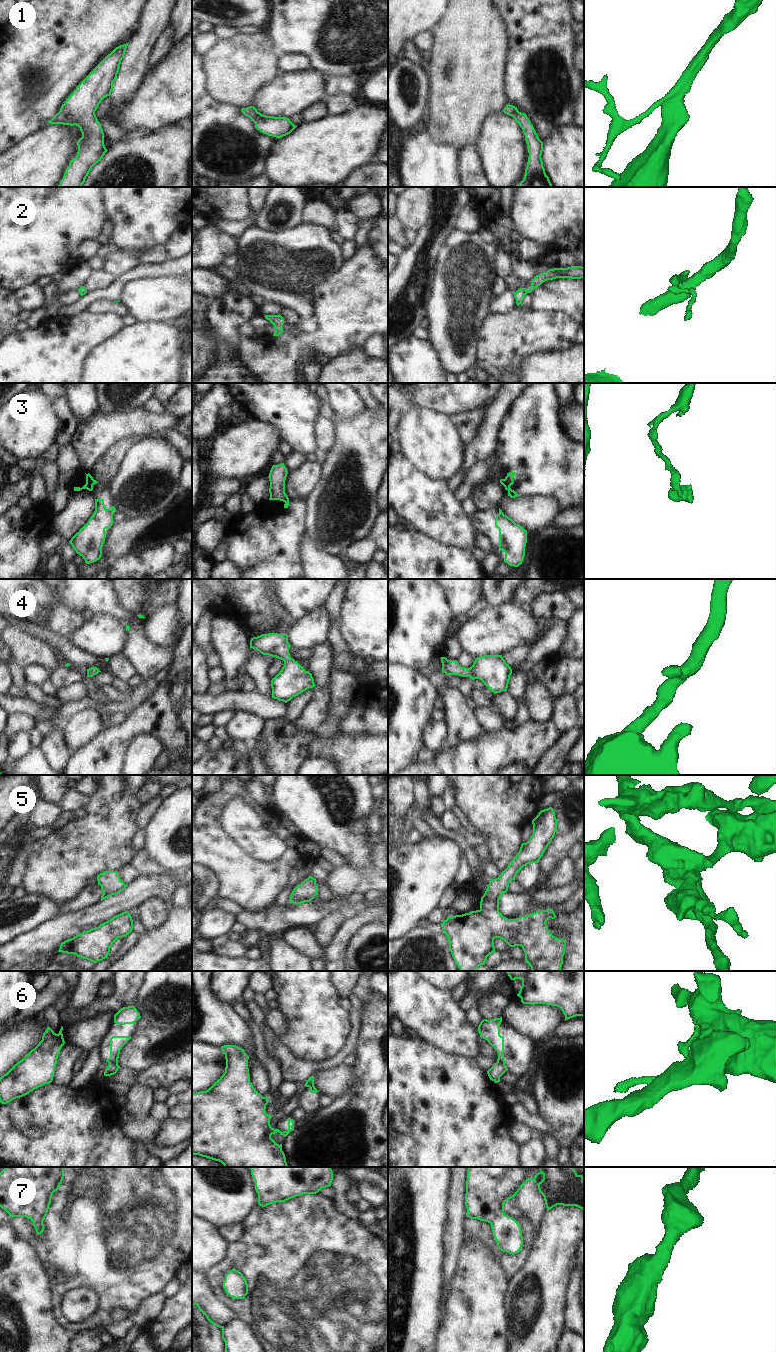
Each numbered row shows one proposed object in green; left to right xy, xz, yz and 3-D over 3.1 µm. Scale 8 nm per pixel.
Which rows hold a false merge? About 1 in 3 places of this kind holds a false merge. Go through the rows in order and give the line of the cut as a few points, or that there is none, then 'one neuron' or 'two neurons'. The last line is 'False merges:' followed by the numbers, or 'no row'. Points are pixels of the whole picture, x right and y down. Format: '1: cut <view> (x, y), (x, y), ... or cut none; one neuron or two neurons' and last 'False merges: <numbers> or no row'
1: cut none; one neuron
2: cut none; one neuron
3: cut xy (90, 475), (92, 486), (89, 490); two neurons
4: cut none; one neuron
5: cut none; one neuron
6: cut xy (109, 1062), (117, 1064); two neurons
7: cut none; one neuron
False merges: 3, 6

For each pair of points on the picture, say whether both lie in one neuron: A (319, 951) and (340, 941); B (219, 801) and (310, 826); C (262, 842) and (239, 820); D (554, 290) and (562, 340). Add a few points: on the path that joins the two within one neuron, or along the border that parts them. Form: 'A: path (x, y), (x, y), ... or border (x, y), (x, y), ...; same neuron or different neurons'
A: border (326, 946), (326, 956), (323, 960); different neurons
B: border (281, 813), (283, 816); different neurons
C: path (255, 835), (251, 831), (251, 826), (246, 823); same neuron
D: border (533, 311), (562, 311), (573, 320); different neurons

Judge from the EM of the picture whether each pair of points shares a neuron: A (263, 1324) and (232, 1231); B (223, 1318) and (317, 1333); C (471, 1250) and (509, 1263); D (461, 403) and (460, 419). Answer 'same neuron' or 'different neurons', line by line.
A: different neurons
B: different neurons
C: different neurons
D: different neurons

